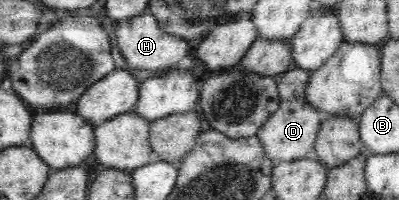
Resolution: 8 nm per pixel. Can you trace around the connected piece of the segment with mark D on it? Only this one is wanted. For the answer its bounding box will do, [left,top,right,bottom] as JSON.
[256,99,325,162]

